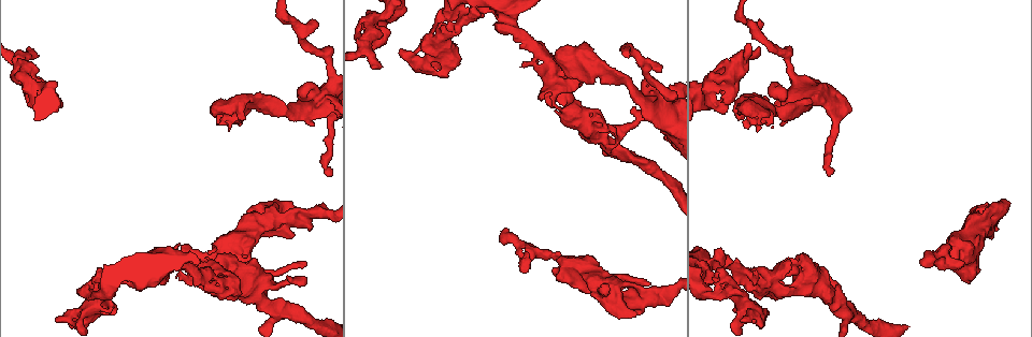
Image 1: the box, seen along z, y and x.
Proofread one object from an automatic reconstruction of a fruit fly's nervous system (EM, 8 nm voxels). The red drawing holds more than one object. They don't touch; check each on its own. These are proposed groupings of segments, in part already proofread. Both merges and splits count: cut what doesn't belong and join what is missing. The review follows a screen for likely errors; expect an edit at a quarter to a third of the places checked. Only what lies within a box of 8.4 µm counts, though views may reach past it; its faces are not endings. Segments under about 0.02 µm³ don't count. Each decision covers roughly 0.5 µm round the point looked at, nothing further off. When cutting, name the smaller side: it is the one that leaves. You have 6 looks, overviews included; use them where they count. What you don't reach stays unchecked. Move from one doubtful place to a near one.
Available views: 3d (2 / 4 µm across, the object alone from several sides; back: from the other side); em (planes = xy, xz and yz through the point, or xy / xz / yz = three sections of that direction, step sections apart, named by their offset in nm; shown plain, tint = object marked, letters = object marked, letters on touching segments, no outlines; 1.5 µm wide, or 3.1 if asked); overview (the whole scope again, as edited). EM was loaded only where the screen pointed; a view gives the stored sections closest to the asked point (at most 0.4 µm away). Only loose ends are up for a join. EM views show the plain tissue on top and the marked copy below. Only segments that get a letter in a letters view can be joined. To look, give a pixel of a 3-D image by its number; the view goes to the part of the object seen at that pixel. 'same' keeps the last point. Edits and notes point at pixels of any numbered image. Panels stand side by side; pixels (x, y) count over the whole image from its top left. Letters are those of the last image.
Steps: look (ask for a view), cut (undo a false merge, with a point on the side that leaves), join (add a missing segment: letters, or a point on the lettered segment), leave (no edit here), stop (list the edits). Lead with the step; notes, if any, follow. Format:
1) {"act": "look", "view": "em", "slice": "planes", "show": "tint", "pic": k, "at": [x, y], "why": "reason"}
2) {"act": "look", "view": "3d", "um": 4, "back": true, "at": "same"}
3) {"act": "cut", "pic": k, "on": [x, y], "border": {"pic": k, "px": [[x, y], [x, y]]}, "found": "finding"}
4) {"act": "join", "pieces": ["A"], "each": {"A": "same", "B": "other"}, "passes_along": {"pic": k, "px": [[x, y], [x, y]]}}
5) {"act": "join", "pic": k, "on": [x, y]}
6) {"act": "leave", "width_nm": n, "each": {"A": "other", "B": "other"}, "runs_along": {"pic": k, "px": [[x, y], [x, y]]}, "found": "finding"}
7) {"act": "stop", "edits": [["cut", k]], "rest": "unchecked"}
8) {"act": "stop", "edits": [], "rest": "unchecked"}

{"act": "look", "view": "3d", "um": 2, "pic": 1, "at": [39, 56], "why": "an open end"}

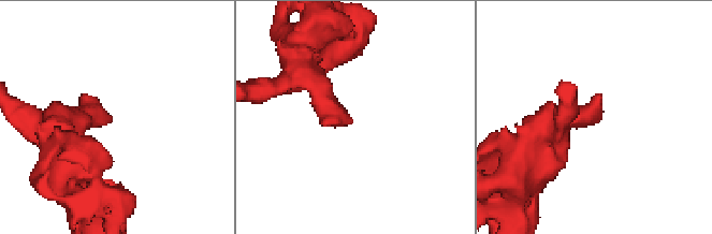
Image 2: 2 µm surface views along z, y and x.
{"act": "look", "view": "em", "slice": "planes", "show": "letters", "pic": 2, "at": [596, 121], "why": "now the EM"}

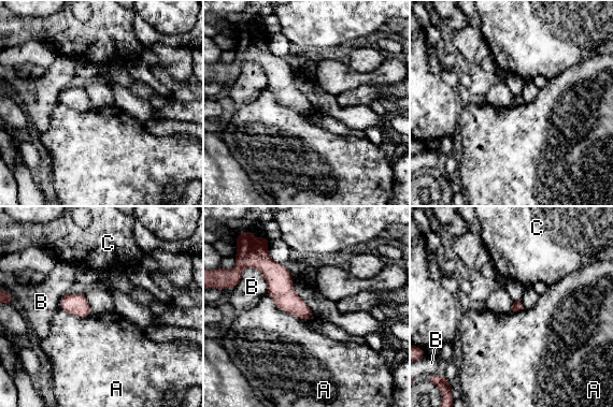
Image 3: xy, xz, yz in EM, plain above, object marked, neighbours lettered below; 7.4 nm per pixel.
{"act": "leave", "each": {"A": "other", "B": "other", "C": "other"}, "runs_along": {"pic": 3, "px": [[269, 260], [280, 288], [309, 315]]}, "found": "none of them fits"}

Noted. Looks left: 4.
{"act": "look", "view": "em", "slice": "xz", "step": 8, "show": "letters", "pic": 1, "at": [242, 123], "why": "free end"}

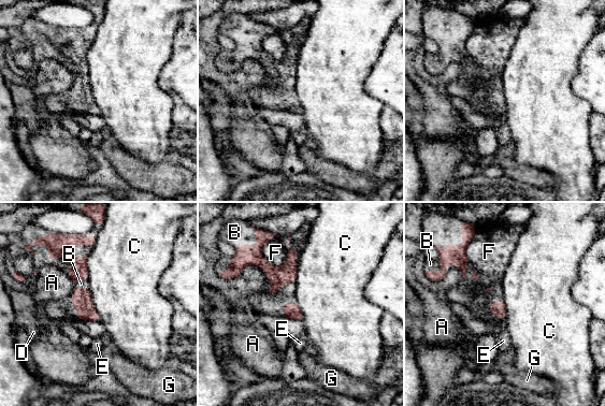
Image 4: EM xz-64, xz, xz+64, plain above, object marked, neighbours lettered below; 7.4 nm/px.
{"act": "look", "view": "em", "slice": "planes", "show": "letters", "at": "same"}

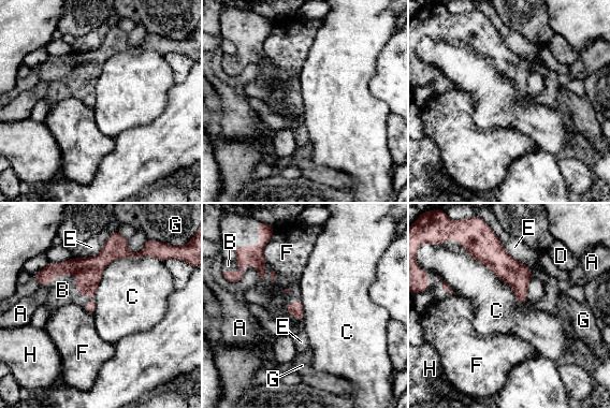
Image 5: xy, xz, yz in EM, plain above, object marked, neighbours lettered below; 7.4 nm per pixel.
{"act": "join", "pieces": ["B"], "width_nm": 110, "each": {"A": "other", "B": "same", "C": "other", "D": "other", "E": "other", "F": "other", "G": "other", "H": "other"}, "found": "it goes on there"}

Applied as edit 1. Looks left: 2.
{"act": "stop", "edits": [["join", 5]], "rest": "unchecked"}

